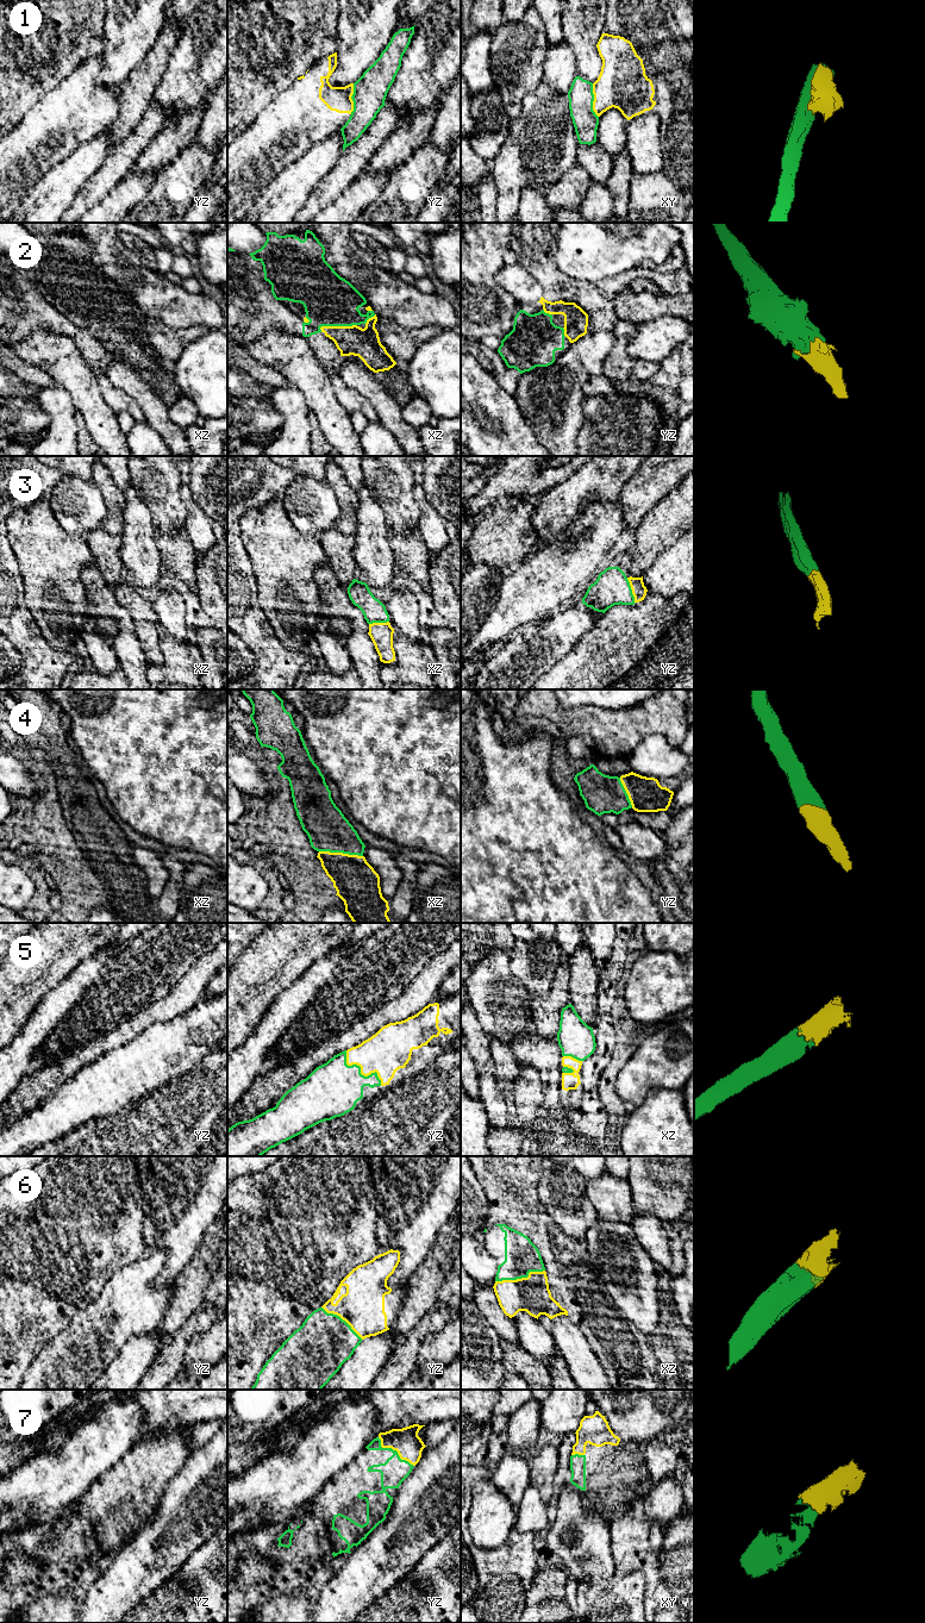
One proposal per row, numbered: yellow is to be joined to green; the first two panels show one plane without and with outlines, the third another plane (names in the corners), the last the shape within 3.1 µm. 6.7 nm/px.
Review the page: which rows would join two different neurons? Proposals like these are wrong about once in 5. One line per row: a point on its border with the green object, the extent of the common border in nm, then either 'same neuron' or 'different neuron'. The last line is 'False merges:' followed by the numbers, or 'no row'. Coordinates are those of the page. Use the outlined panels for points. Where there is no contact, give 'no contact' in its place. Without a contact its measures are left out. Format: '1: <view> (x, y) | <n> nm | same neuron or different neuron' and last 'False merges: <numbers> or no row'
1: xy (593, 100) | 240 nm | different neuron
2: xz (337, 325) | 260 nm | same neuron
3: yz (631, 590) | 180 nm | same neuron
4: xz (341, 851) | 300 nm | same neuron
5: yz (360, 1071) | 340 nm | same neuron
6: xz (520, 1278) | 340 nm | same neuron
7: yz (394, 1450) | 320 nm | same neuron
False merges: 1

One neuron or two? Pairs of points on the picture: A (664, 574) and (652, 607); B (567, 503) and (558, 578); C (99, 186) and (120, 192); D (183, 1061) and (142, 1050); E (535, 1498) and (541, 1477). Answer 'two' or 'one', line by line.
A: two
B: two
C: two
D: one
E: two

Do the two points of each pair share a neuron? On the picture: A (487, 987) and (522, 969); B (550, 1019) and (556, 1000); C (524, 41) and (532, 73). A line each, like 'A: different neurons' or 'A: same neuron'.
A: different neurons
B: same neuron
C: same neuron

